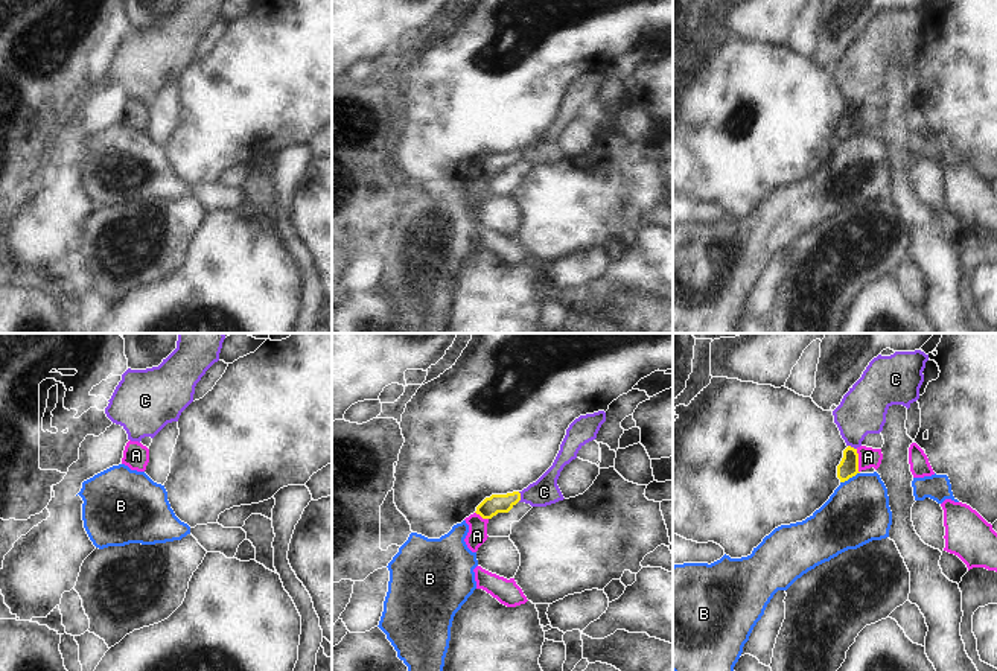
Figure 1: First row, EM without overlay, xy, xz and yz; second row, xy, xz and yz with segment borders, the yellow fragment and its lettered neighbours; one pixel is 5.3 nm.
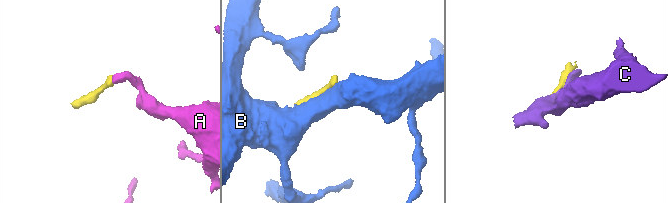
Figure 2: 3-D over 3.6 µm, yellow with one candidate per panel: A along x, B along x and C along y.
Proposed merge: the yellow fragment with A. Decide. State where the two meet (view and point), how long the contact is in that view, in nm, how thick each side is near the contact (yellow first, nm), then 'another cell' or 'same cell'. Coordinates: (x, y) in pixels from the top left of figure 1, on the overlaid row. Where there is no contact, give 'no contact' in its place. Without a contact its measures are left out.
meets yellow in yz at (857, 461); contact 130 nm long; 110 nm thick on the yellow side, 110 nm on the other; another cell

